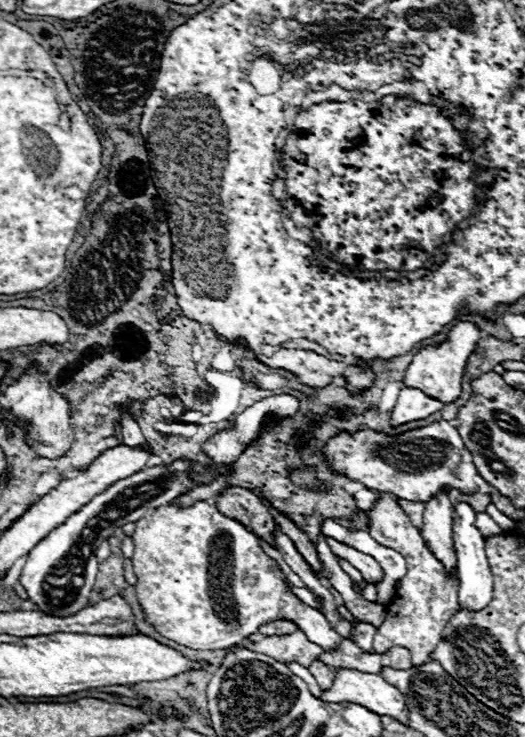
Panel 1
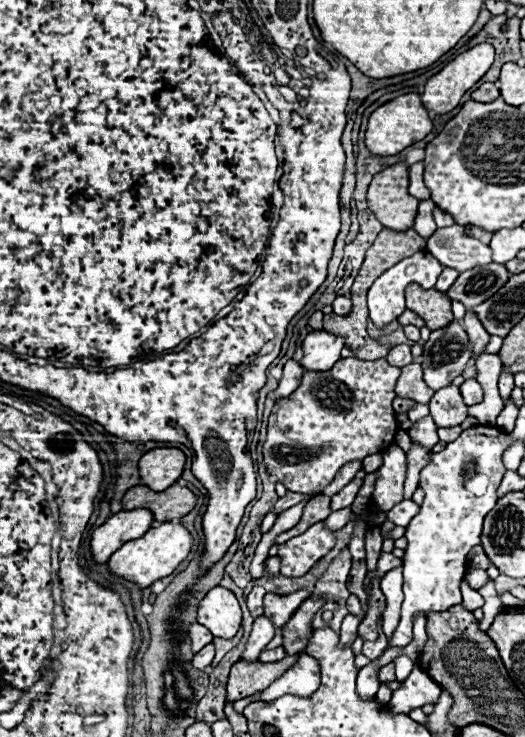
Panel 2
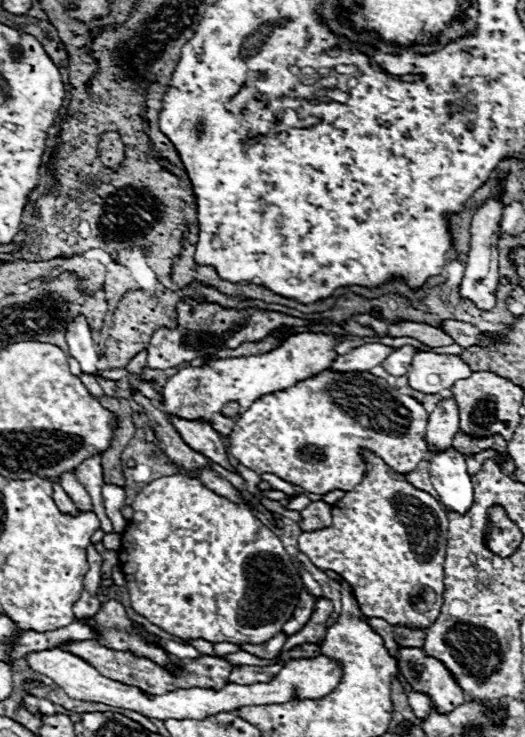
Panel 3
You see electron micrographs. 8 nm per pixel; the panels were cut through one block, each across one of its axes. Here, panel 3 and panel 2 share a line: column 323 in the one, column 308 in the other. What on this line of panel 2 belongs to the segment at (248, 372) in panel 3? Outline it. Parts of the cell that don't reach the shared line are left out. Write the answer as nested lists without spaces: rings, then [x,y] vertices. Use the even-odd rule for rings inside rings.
[[[324,330],[310,332],[302,342],[304,356],[300,360],[300,366],[312,372],[330,370],[330,366],[338,362],[342,348],[344,348],[344,338],[338,338]]]

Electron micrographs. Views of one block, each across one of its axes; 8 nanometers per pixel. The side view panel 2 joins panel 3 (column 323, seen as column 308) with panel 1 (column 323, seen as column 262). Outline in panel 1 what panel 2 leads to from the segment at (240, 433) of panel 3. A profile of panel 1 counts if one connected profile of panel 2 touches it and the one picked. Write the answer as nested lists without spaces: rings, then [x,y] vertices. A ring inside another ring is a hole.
[[[446,420],[432,422],[398,436],[374,432],[370,428],[362,428],[354,434],[342,432],[330,438],[322,454],[336,472],[364,484],[368,490],[390,490],[402,500],[426,502],[426,498],[432,498],[432,494],[442,486],[458,488],[466,494],[478,490],[474,482],[478,472],[472,462],[472,454],[466,450],[454,426]]]

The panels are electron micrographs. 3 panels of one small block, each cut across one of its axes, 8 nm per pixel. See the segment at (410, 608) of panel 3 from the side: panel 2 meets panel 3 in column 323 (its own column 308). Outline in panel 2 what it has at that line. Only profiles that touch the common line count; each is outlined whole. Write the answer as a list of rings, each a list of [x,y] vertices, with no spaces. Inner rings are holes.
[[[324,524],[310,526],[304,534],[280,544],[278,556],[282,560],[280,572],[284,576],[304,576],[330,548],[334,546],[332,530]]]

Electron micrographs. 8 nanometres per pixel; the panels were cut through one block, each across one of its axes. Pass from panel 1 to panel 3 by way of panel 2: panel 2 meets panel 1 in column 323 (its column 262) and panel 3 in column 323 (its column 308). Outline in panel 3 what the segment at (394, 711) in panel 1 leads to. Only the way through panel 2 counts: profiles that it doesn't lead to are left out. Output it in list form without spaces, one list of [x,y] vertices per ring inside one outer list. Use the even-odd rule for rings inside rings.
[[[60,648],[52,650],[42,650],[42,652],[28,652],[24,656],[28,666],[34,672],[40,672],[48,678],[52,678],[70,698],[74,700],[86,700],[86,702],[102,702],[108,706],[116,708],[126,708],[134,710],[146,718],[156,718],[156,720],[173,719],[204,719],[208,714],[220,714],[220,712],[232,712],[238,710],[240,706],[248,704],[282,704],[288,702],[294,694],[300,698],[320,698],[324,694],[330,694],[338,682],[340,682],[340,666],[332,662],[326,656],[316,656],[316,658],[290,658],[284,668],[270,680],[270,682],[256,682],[256,684],[226,684],[220,690],[214,688],[180,688],[168,694],[152,696],[136,686],[128,686],[116,680],[110,680],[102,676],[98,670],[94,670],[90,664],[86,664],[82,658],[64,652]]]

